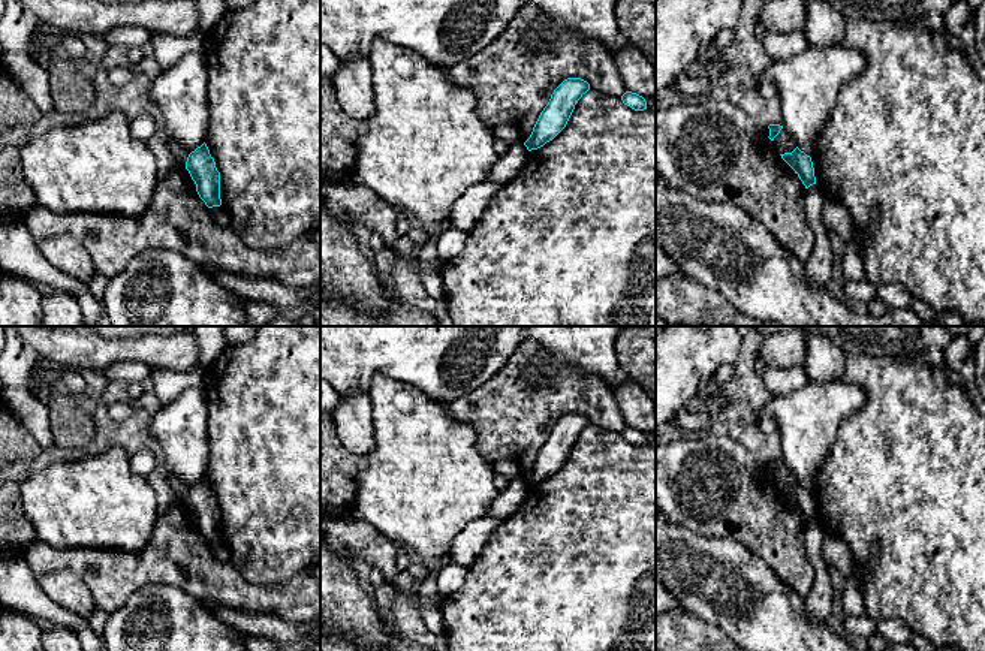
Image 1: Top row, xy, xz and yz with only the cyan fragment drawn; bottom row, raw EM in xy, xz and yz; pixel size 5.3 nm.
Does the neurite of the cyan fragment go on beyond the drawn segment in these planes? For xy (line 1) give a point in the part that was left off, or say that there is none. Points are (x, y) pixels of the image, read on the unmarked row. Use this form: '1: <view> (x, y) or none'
1: none

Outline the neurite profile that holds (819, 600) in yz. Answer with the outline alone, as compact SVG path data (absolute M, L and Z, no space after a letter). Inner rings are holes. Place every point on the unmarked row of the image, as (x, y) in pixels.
M817 519L805 525L805 549L814 567L814 578L810 593L804 597L810 614L820 620L832 614L832 587L829 579L829 567L822 557L823 527Z

